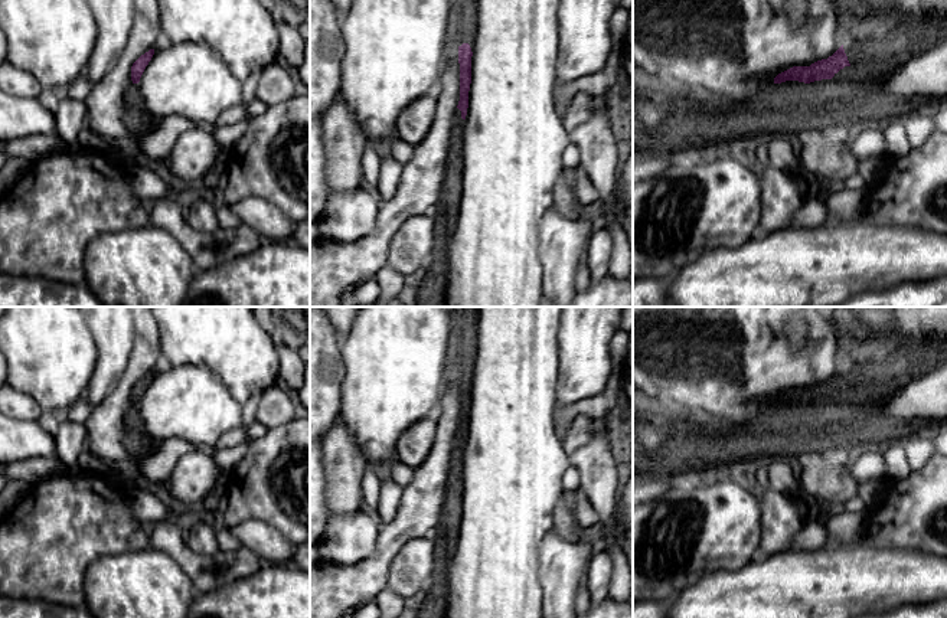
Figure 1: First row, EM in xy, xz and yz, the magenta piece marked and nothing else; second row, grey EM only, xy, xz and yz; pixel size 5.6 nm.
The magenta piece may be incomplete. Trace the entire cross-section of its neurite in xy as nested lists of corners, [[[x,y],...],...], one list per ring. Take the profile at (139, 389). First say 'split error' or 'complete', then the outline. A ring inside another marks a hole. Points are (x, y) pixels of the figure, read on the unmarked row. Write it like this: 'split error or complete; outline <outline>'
split error; outline [[[150,372],[141,377],[131,389],[133,406],[125,415],[125,436],[124,445],[131,457],[144,457],[156,448],[156,441],[146,432],[143,419],[140,416],[140,400],[151,383],[154,372]]]

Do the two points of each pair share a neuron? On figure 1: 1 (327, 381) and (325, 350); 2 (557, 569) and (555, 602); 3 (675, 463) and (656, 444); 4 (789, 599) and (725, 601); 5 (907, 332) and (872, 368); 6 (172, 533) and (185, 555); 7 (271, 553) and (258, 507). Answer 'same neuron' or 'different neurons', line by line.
1: same neuron
2: same neuron
3: different neurons
4: same neuron
5: different neurons
6: same neuron
7: different neurons

